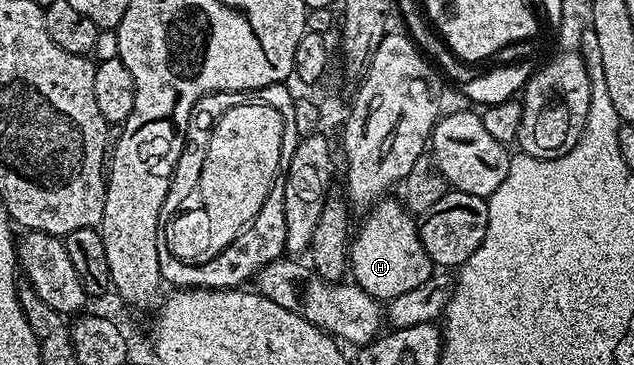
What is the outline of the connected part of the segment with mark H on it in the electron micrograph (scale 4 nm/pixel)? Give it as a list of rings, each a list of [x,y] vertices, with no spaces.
[[[384,198],[366,213],[349,240],[349,272],[354,283],[375,300],[386,302],[421,286],[433,275],[429,254],[419,241],[419,230],[412,213],[398,199]]]

